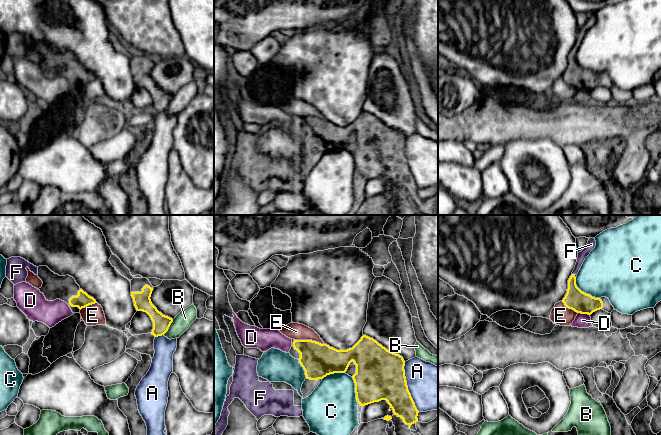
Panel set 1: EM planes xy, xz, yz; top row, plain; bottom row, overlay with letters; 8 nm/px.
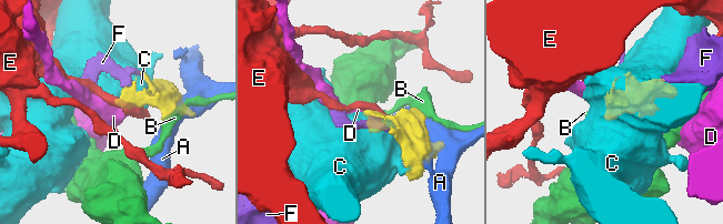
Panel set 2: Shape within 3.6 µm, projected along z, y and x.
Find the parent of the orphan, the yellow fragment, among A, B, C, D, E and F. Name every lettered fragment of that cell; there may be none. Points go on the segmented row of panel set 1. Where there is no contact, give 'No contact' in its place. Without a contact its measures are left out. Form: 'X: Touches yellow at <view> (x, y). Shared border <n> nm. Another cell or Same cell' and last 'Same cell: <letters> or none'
A: Touches yellow at xz (407, 387). Shared border 420 nm. Another cell
B: Touches yellow at xy (169, 326). Shared border 150 nm. Another cell
C: Touches yellow at yz (583, 292). Shared border 260 nm. Another cell
D: Touches yellow at yz (584, 313). Shared border 100 nm. Another cell
E: Touches yellow at xz (309, 340). Shared border 260 nm. Another cell
F: Touches yellow at yz (573, 274). Shared border 30 nm. Same cell
Same cell: F

